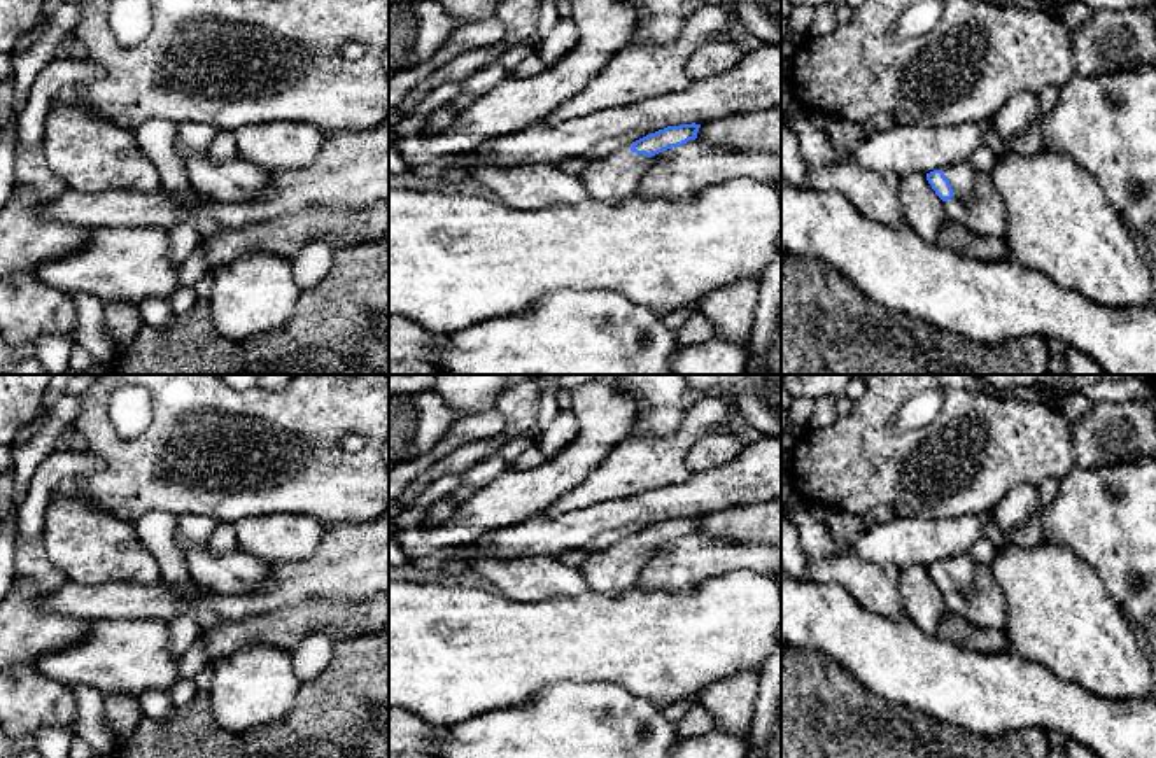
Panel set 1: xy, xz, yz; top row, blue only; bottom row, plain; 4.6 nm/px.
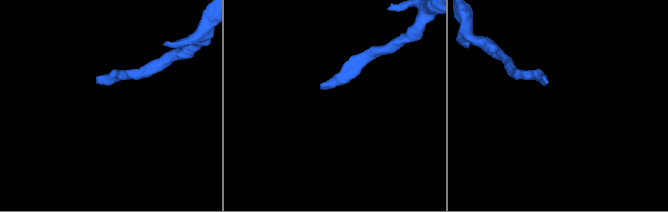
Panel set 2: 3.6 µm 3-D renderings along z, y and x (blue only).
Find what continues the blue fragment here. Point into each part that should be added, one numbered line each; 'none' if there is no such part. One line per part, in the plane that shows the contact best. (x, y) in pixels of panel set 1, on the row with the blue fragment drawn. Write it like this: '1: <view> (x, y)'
1: yz (962, 175)

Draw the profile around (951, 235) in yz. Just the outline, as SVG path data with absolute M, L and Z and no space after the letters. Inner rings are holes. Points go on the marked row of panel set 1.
M948 219L941 226L935 243L984 263L995 263L1009 257L1004 236L981 236Z

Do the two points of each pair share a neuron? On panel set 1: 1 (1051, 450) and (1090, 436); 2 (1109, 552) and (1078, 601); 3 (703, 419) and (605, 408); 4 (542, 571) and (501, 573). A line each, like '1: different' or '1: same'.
1: different
2: different
3: different
4: same

